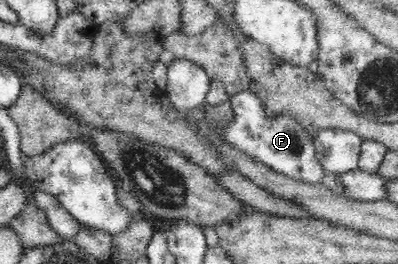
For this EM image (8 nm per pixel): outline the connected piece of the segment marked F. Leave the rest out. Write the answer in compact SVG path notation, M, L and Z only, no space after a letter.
M250 90L234 94L232 105L232 122L228 126L219 126L216 133L227 143L246 153L259 163L294 179L305 183L323 181L326 171L317 159L313 137L289 114L271 116L266 113L260 98Z

